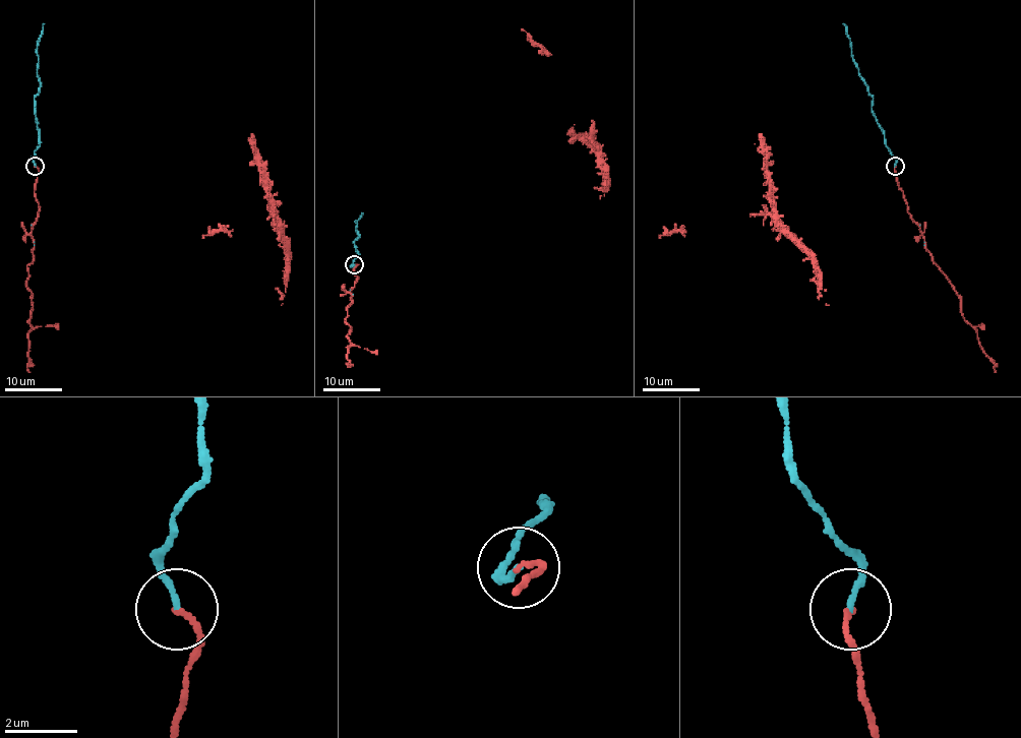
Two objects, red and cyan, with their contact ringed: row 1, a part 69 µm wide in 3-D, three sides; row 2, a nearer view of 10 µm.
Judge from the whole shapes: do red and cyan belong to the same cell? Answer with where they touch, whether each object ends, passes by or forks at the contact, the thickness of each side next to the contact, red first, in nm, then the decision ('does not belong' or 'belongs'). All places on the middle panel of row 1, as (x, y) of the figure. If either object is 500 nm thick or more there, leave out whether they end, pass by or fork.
place (354, 264); red ends; cyan ends; calibres 140 and 150 nm; belongs

